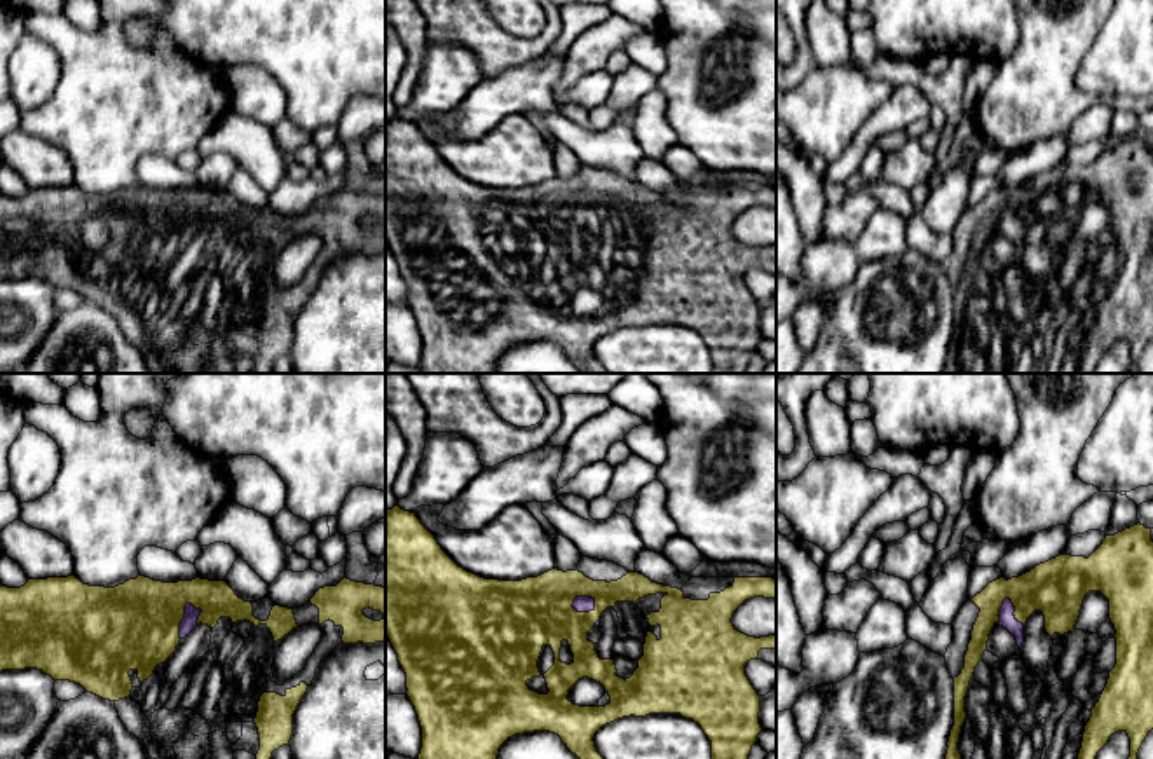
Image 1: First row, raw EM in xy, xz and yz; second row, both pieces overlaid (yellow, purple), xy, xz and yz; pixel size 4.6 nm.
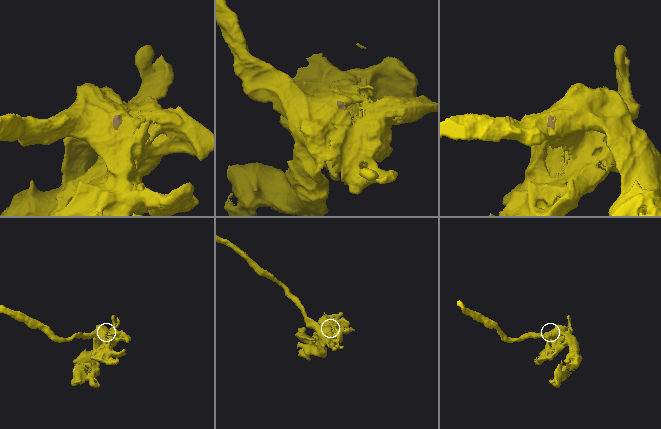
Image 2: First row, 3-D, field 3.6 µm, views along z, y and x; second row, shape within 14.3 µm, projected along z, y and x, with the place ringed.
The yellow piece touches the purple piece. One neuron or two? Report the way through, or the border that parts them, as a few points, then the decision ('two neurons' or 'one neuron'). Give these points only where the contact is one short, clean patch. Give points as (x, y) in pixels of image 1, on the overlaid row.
one neuron

